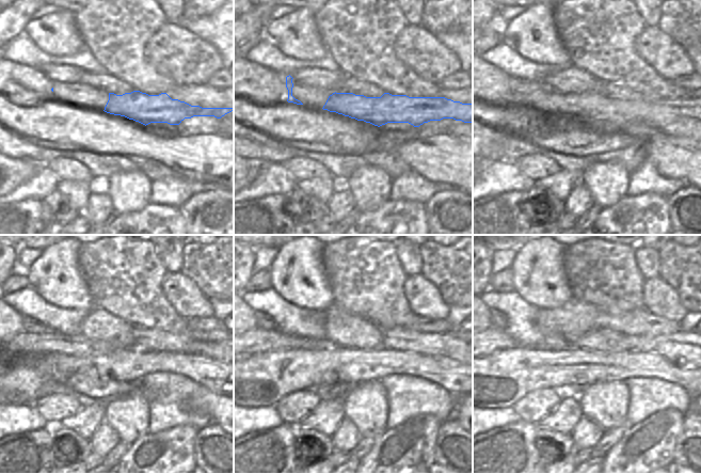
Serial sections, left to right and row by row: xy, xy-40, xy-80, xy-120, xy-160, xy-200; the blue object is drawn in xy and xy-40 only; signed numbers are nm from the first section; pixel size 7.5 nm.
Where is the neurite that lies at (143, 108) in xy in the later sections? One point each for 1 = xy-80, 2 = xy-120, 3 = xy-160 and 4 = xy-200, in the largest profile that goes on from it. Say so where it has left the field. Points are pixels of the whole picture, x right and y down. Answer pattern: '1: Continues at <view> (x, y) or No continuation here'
1: Continues at xy-80 (594, 107)
2: Continues at xy-120 (25, 343)
3: Continues at xy-160 (255, 341)
4: Continues at xy-200 (494, 338)

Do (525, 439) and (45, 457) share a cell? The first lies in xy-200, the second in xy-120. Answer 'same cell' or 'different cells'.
same cell

